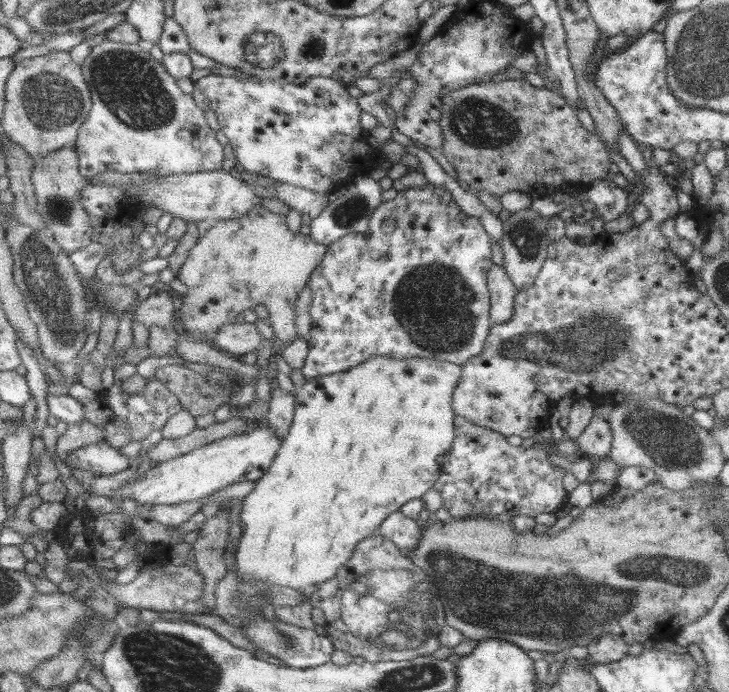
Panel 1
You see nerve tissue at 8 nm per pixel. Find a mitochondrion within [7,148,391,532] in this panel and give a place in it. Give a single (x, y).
(57, 303)

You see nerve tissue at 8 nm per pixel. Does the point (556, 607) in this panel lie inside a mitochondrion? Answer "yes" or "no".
yes

